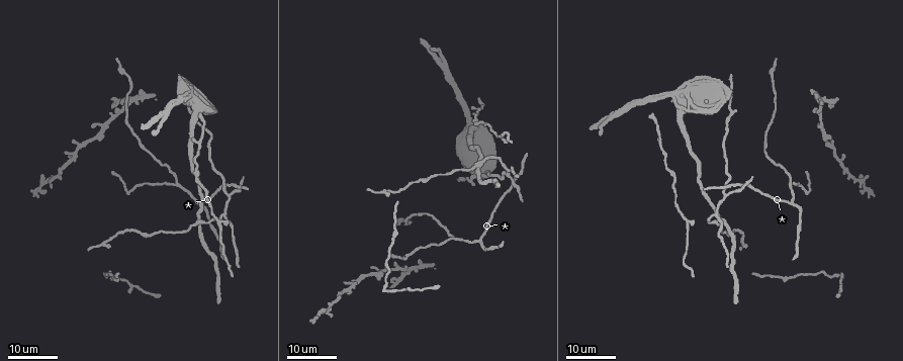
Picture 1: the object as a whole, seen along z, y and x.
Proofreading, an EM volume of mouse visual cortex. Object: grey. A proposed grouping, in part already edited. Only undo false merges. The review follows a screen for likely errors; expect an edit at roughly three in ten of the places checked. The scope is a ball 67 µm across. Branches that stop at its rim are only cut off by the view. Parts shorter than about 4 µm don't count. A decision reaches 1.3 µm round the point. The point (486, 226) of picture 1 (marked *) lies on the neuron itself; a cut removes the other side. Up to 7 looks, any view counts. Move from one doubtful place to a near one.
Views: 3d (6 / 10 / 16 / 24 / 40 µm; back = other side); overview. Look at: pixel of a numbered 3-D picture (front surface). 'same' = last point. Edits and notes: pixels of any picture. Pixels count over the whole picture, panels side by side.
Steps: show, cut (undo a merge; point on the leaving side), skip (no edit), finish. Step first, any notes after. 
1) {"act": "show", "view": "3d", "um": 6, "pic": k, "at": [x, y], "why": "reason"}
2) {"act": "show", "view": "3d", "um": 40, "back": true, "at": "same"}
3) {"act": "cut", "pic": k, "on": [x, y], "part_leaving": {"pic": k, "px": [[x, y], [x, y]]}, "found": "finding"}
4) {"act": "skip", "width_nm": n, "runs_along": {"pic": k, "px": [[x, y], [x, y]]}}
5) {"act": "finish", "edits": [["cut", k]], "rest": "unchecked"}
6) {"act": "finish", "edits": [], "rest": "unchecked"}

{"act": "show", "view": "3d", "um": 16, "pic": 1, "at": [496, 135]}

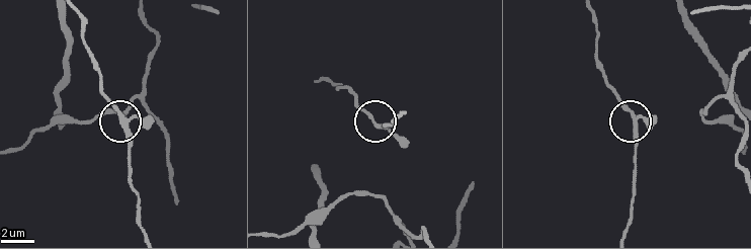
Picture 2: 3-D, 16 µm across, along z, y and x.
{"act": "show", "view": "3d", "um": 6, "pic": 2, "at": [633, 117], "why": "zoom in"}

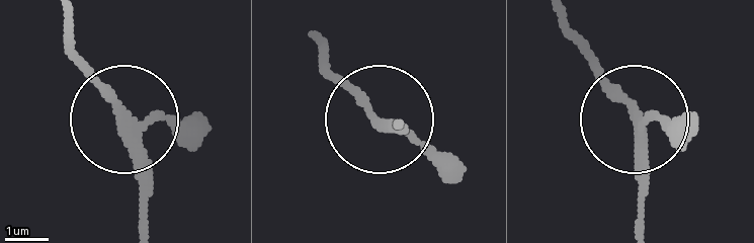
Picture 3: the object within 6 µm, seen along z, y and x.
{"act": "skip", "width_nm": 190, "found": "one neuron here"}

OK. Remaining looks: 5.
{"act": "show", "view": "3d", "um": 16, "pic": 1, "at": [386, 287], "why": "sudden change in width"}

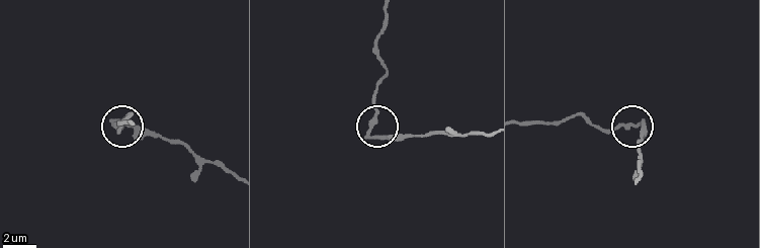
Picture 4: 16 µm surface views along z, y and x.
{"act": "show", "view": "3d", "um": 10, "pic": 4, "at": [633, 126]}

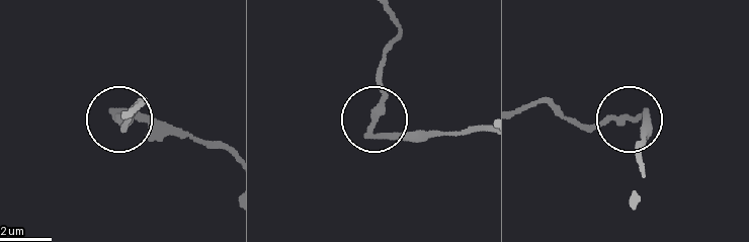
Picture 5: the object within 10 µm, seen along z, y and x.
{"act": "cut", "pic": 5, "on": [384, 100], "part_leaving": {"pic": 5, "px": [[371, 133], [383, 57], [400, 30], [393, 11]]}, "found": "a second neuron is stuck on"}

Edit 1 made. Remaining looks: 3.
{"act": "show", "view": "overview"}

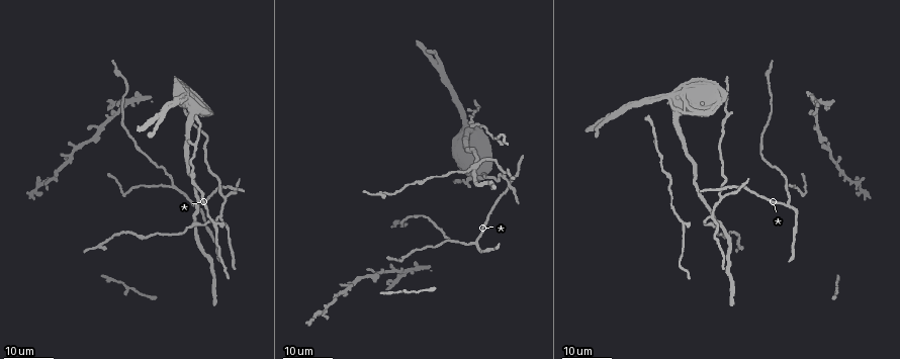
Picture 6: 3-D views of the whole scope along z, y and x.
{"act": "show", "view": "3d", "um": 16, "pic": 6, "at": [451, 239], "why": "three-way junction"}

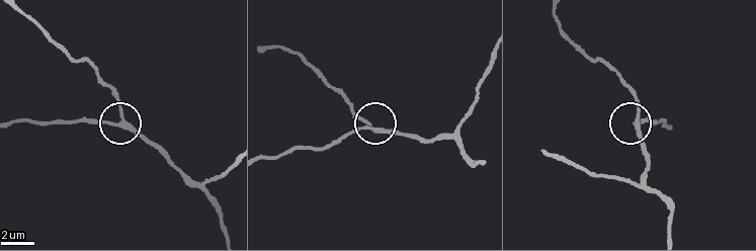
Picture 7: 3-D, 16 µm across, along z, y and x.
{"act": "show", "view": "3d", "um": 6, "pic": 7, "at": [120, 124]}

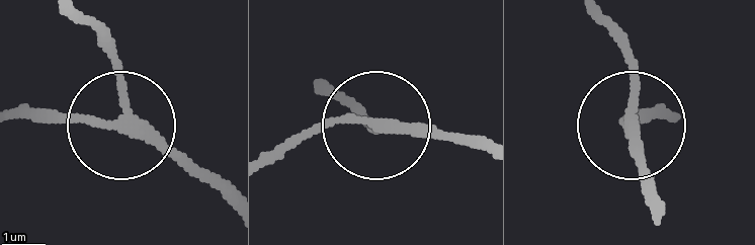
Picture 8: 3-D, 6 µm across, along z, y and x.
{"act": "skip", "runs_along": {"pic": 8, "px": [[226, 199], [128, 131], [12, 112]]}, "found": "continuous, no second neuron"}

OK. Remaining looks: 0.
{"act": "finish", "edits": [["cut", 5]], "rest": "unchecked"}

